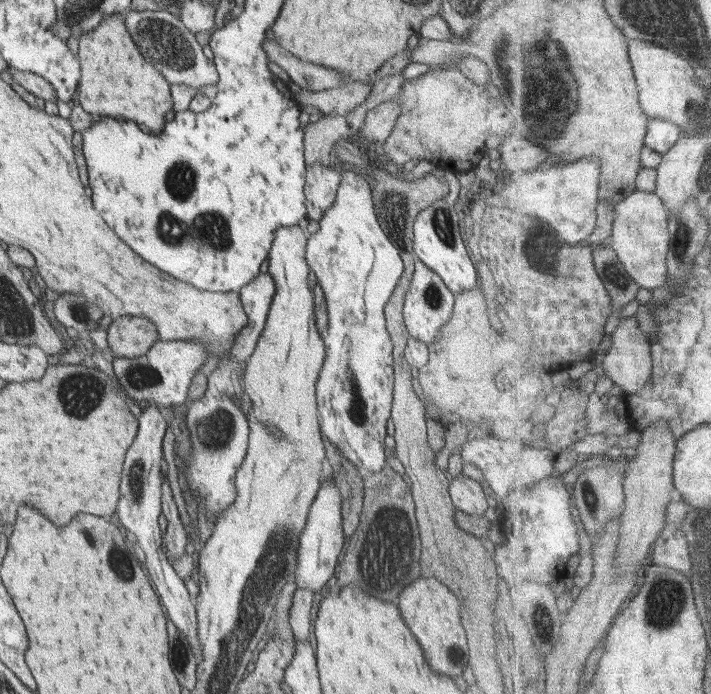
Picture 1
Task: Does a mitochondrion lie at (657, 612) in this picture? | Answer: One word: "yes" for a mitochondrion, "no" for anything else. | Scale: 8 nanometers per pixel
yes

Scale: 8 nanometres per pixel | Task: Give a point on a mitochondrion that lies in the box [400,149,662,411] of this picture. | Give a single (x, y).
(542, 247)

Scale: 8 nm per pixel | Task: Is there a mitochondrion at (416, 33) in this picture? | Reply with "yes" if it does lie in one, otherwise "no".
no

